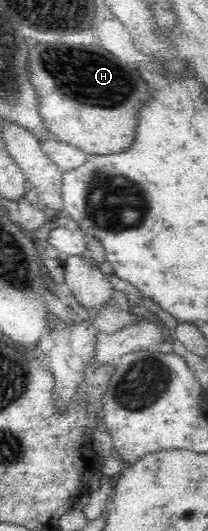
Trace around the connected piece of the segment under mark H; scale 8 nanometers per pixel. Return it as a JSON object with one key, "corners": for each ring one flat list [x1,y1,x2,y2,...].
{"corners":[[37,44,29,52,31,84,38,94,38,109,54,138,75,146,88,155,108,155,125,152,137,136,138,112,152,97,149,85,135,67,117,59,115,54,99,46,83,44]]}

